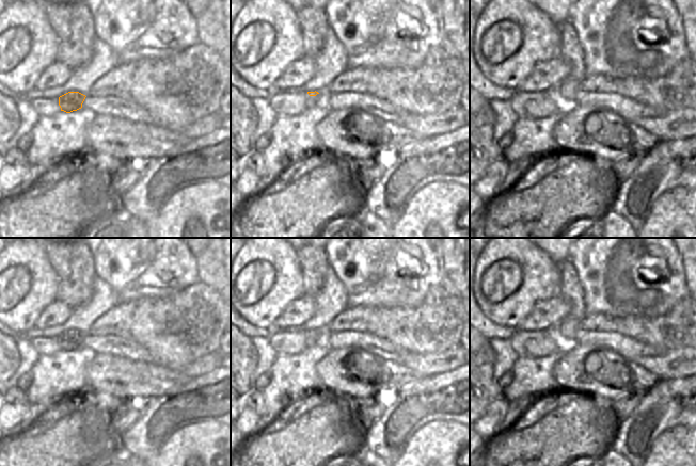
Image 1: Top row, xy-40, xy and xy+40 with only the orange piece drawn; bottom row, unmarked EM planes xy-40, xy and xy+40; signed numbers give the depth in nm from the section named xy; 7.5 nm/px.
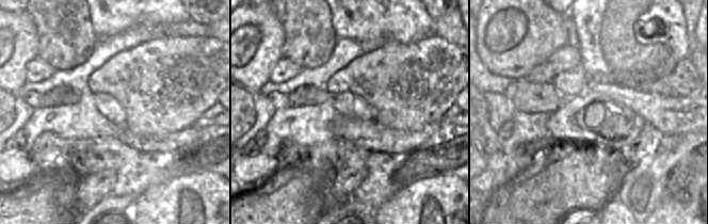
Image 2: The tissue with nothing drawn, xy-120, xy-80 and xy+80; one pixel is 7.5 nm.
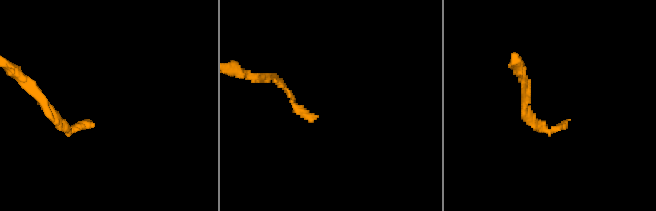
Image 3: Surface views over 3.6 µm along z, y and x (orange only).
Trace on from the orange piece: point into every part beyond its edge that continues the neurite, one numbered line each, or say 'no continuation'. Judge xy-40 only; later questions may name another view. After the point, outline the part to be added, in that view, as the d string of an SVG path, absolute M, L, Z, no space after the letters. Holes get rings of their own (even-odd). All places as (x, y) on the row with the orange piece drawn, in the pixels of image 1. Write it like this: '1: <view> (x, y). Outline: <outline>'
1: xy-40 (112, 106). Outline: M86 96L82 107L90 109L95 115L111 115L128 122L151 124L151 116L144 109L135 102L115 96L107 96L105 98Z

